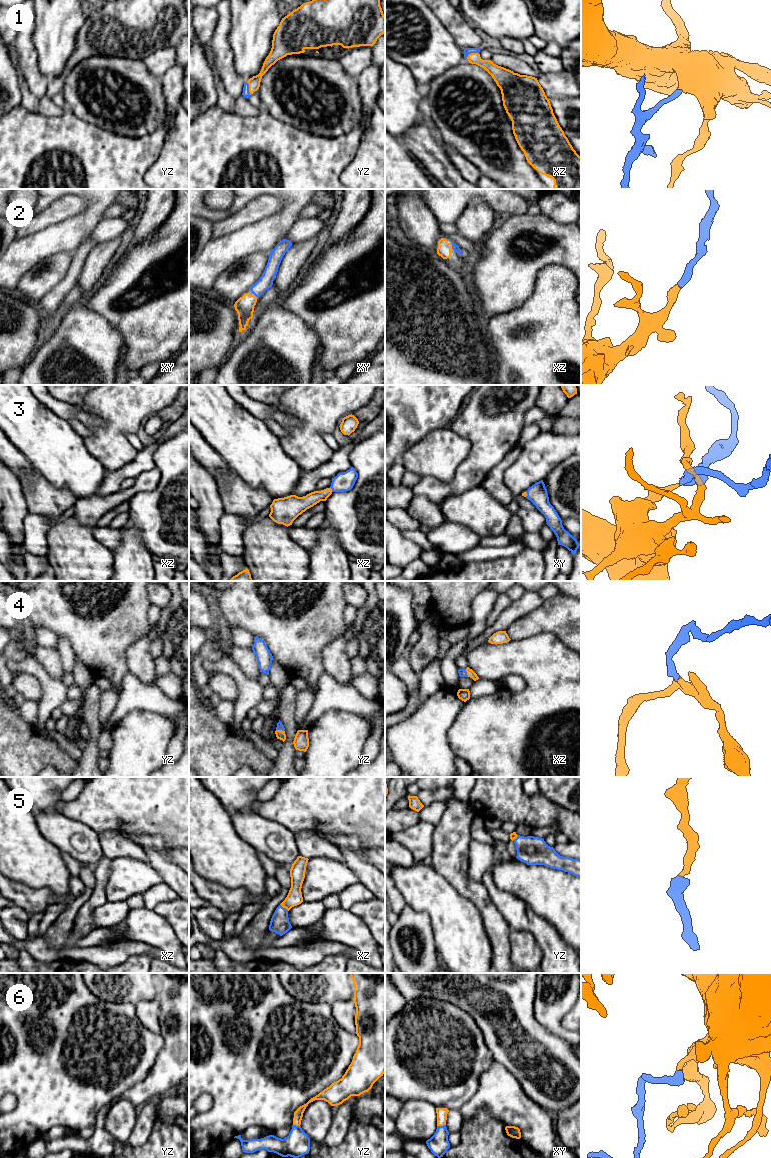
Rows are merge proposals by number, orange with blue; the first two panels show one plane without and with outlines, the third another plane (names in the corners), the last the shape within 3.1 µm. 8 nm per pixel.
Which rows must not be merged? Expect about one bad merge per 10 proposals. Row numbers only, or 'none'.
none

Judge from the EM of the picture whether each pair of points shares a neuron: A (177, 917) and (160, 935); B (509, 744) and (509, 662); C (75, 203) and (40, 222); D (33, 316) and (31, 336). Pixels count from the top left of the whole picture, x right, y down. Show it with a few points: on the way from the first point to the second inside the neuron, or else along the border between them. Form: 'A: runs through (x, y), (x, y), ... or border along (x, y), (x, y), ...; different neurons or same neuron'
A: border along (152, 910), (167, 920), (178, 938); different neurons
B: runs through (530, 723), (530, 679); same neuron
C: runs through (66, 207), (49, 216); same neuron
D: runs through (31, 321), (31, 331); same neuron

